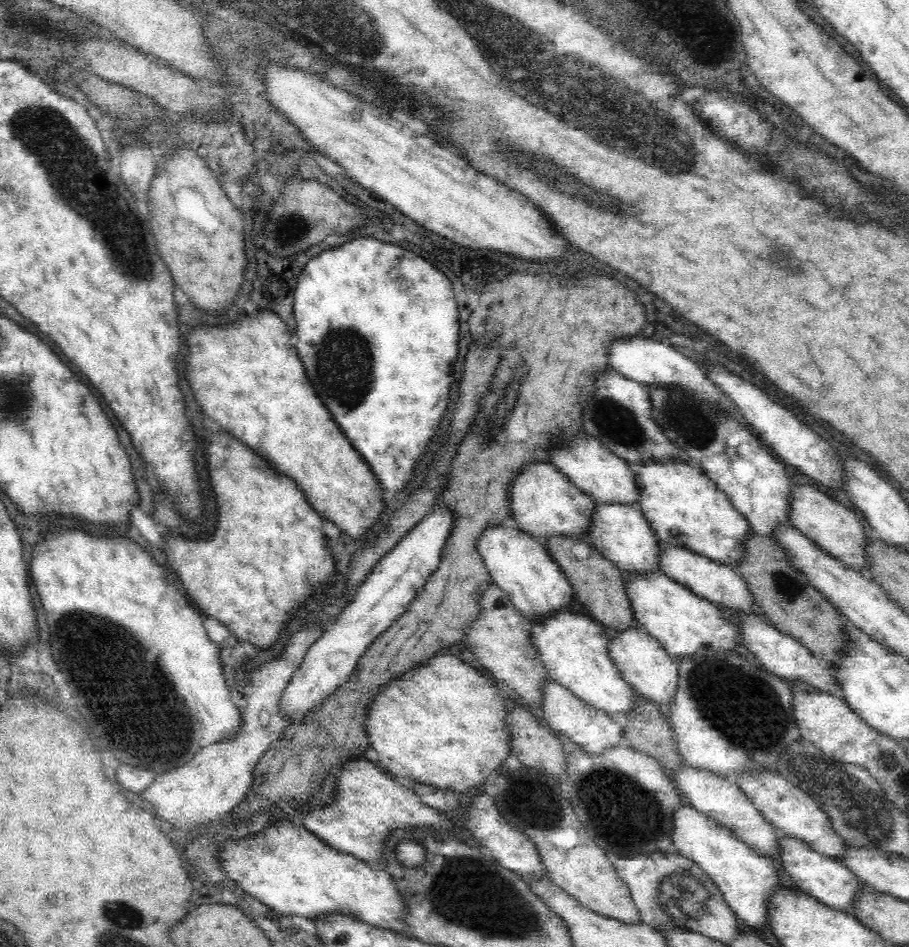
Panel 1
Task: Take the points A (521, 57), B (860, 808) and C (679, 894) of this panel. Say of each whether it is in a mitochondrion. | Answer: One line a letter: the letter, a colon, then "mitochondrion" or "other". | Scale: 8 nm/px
A: mitochondrion
B: mitochondrion
C: mitochondrion

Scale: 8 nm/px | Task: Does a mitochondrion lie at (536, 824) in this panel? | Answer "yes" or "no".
yes

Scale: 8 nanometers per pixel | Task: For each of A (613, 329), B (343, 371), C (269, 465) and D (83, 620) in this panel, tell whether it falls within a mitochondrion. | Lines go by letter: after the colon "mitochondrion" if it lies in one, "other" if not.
A: other
B: mitochondrion
C: other
D: mitochondrion

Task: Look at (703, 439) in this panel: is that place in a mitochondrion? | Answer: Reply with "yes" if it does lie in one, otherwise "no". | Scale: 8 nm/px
yes

